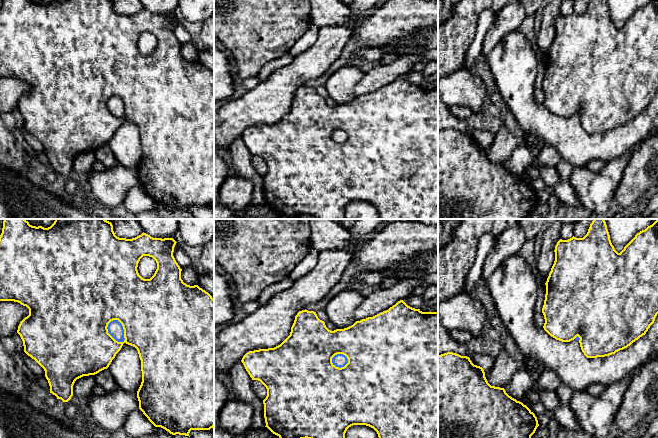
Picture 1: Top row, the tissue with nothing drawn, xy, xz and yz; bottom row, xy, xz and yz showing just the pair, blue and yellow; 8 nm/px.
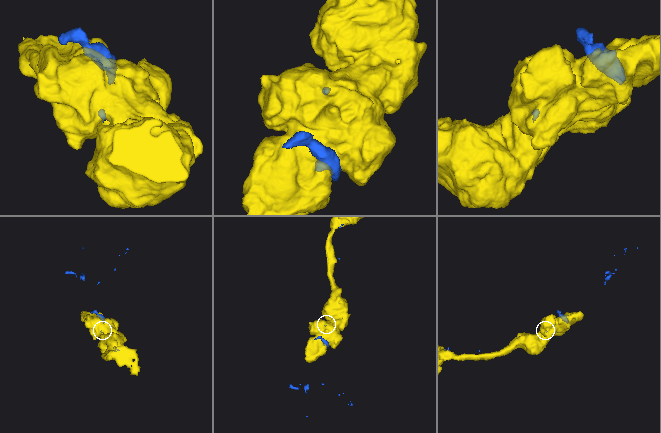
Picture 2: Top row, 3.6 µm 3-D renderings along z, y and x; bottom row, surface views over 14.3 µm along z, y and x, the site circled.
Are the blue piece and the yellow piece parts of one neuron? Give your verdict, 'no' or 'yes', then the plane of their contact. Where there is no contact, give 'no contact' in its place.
no; contact in xy

